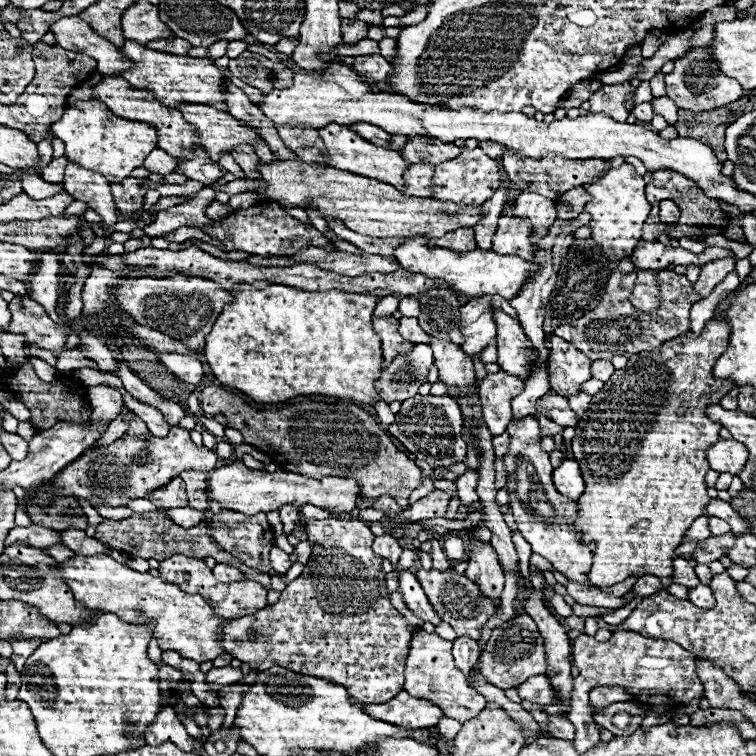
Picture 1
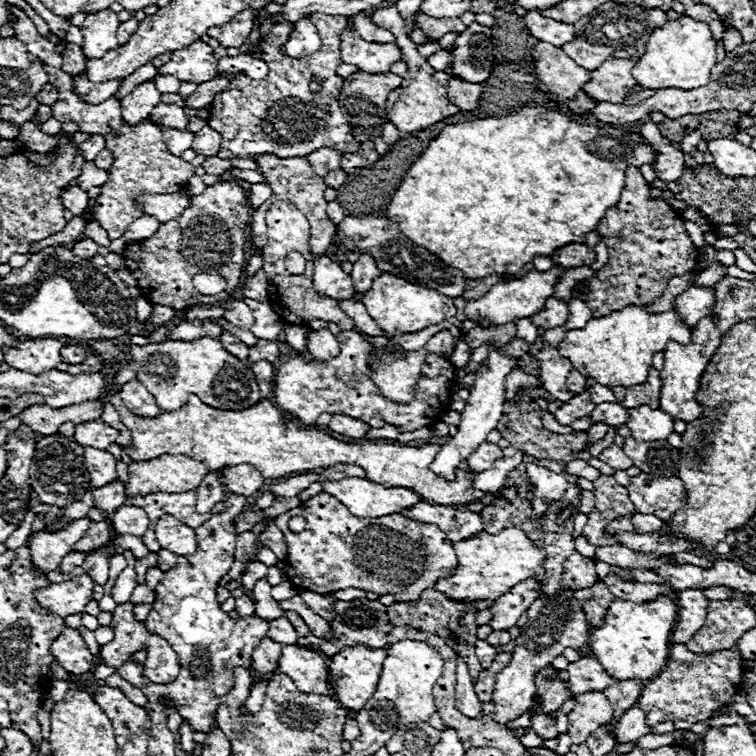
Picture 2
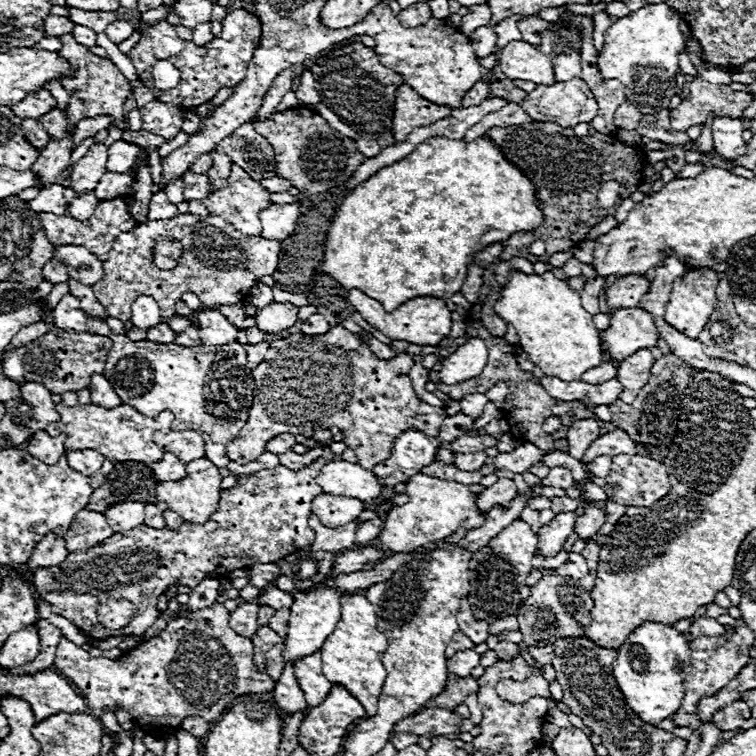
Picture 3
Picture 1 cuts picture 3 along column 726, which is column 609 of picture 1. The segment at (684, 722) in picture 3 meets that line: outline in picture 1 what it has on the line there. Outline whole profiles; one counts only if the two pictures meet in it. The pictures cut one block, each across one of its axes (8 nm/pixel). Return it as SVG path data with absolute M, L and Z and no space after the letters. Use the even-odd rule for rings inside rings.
M614 632L608 642L598 642L594 638L586 638L586 642L574 642L574 666L578 666L580 676L574 680L570 700L572 710L568 714L568 720L576 728L574 744L578 752L586 752L600 742L600 730L594 720L588 718L588 692L594 688L594 684L620 684L642 704L658 704L670 708L684 704L692 698L700 698L704 692L702 682L696 676L692 652L680 648L676 642L646 638L638 632Z

